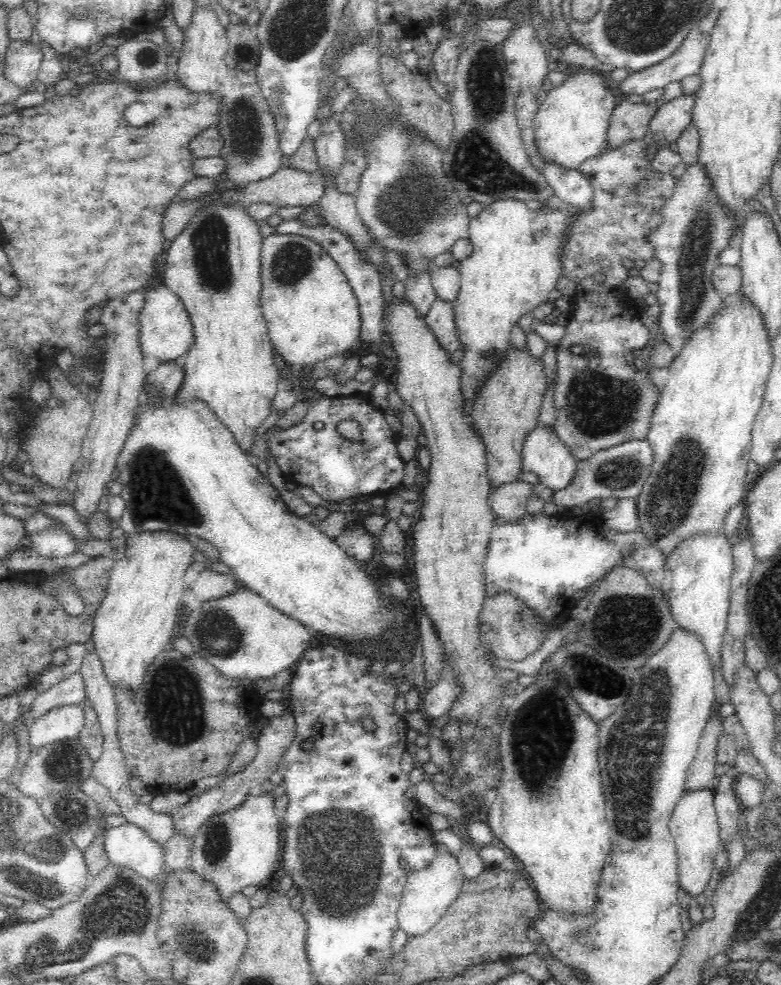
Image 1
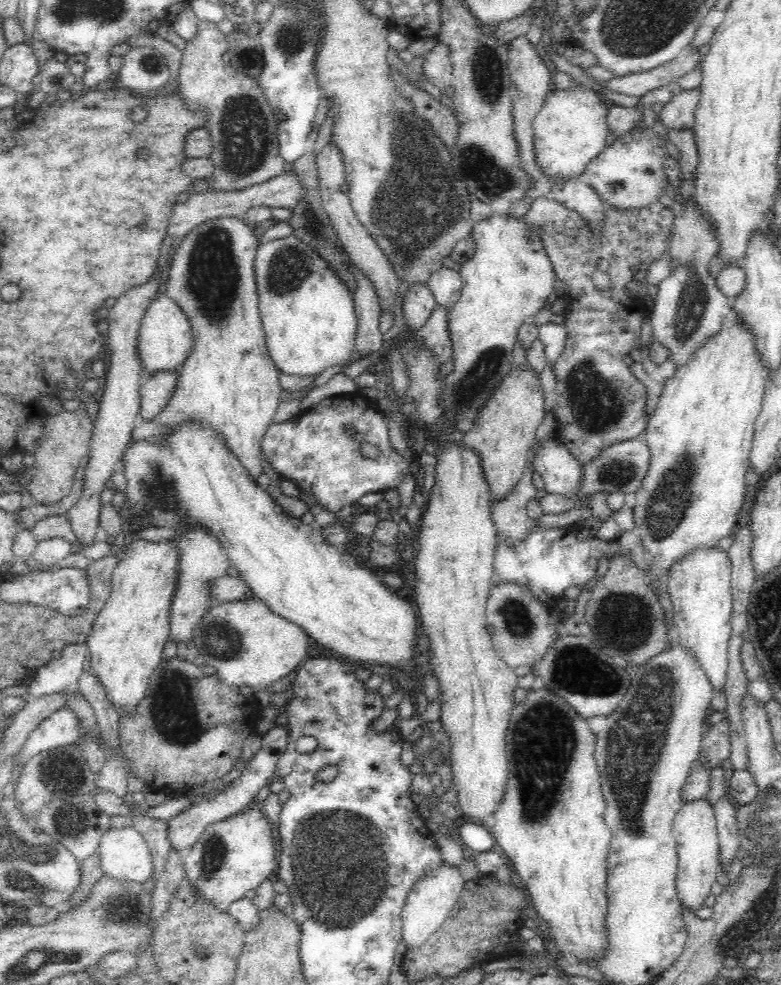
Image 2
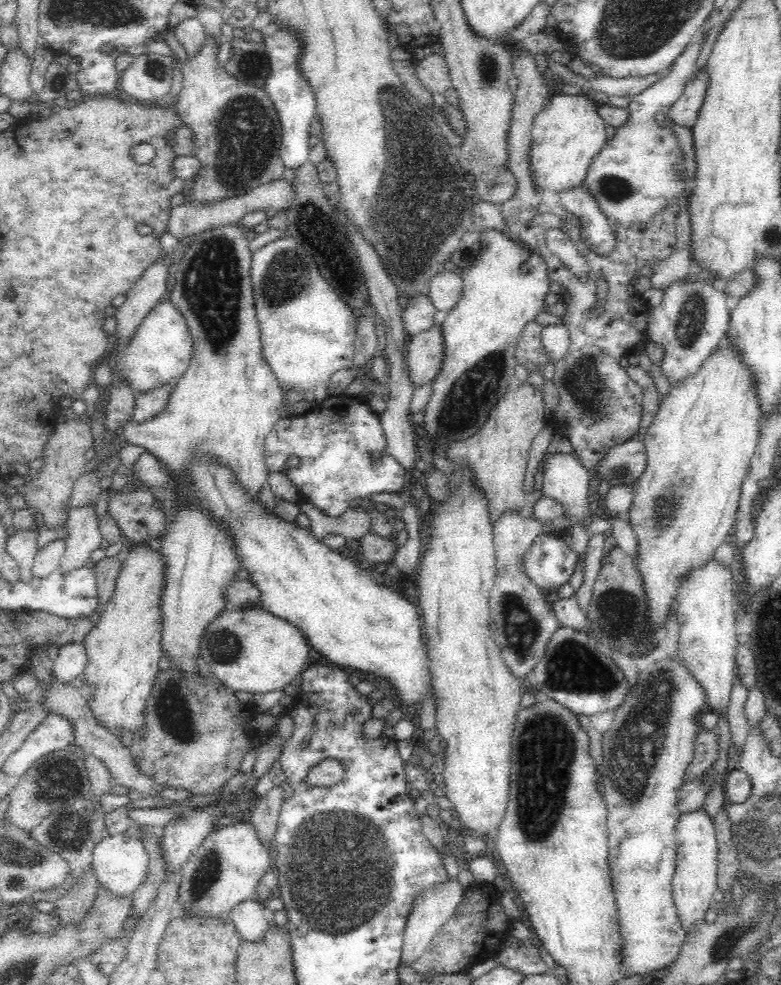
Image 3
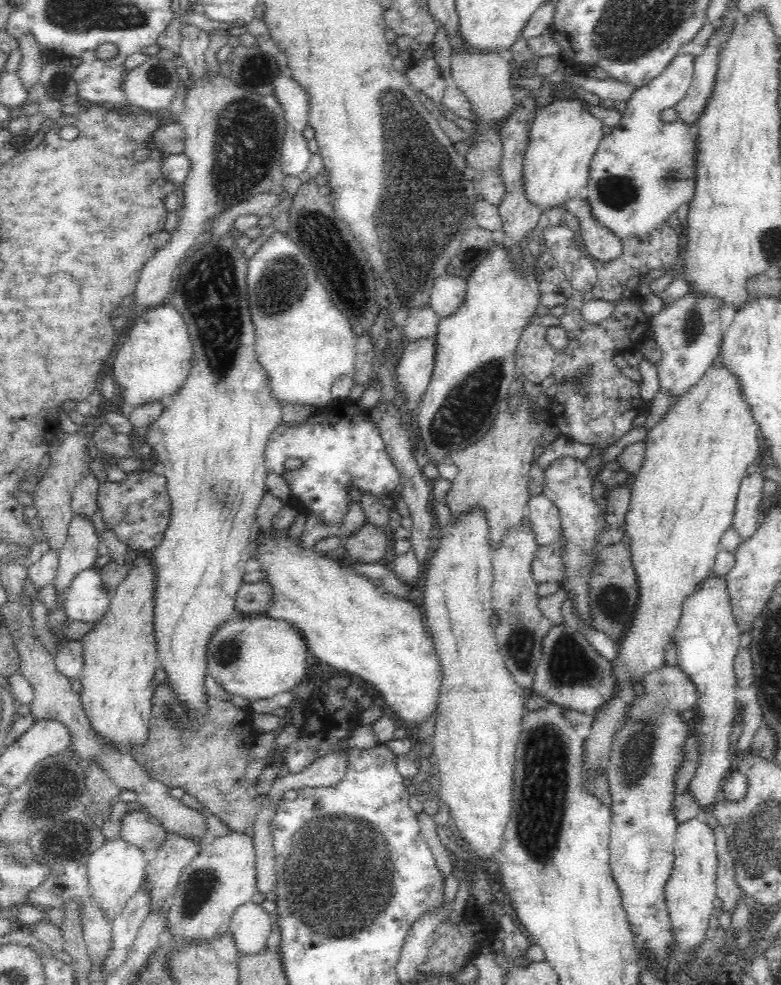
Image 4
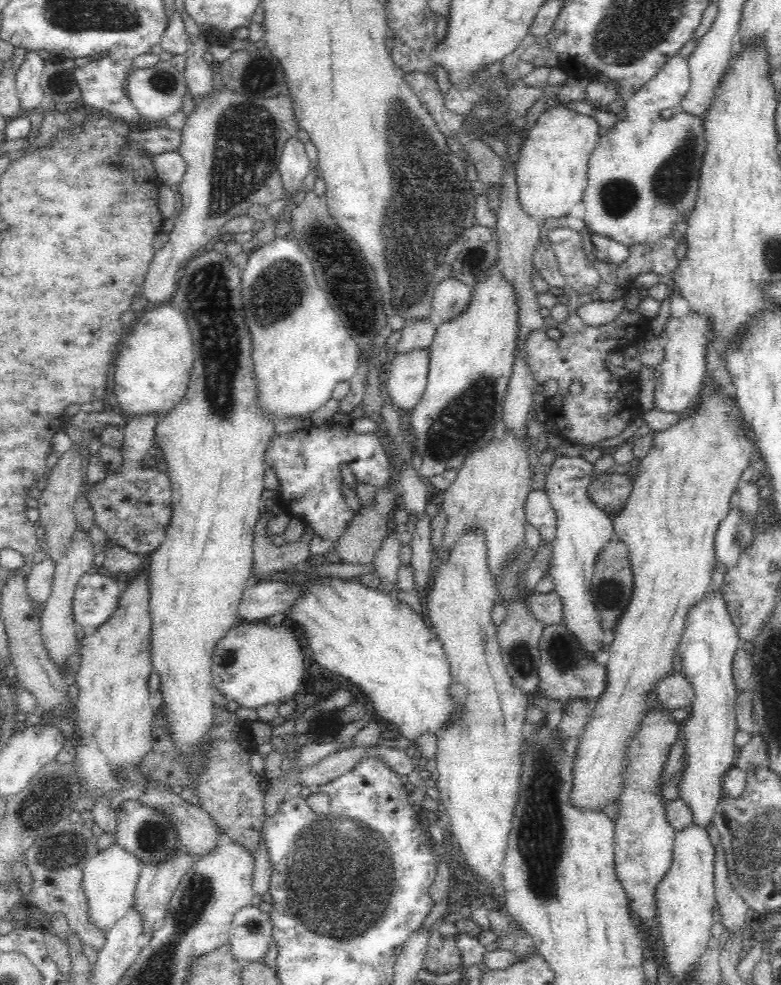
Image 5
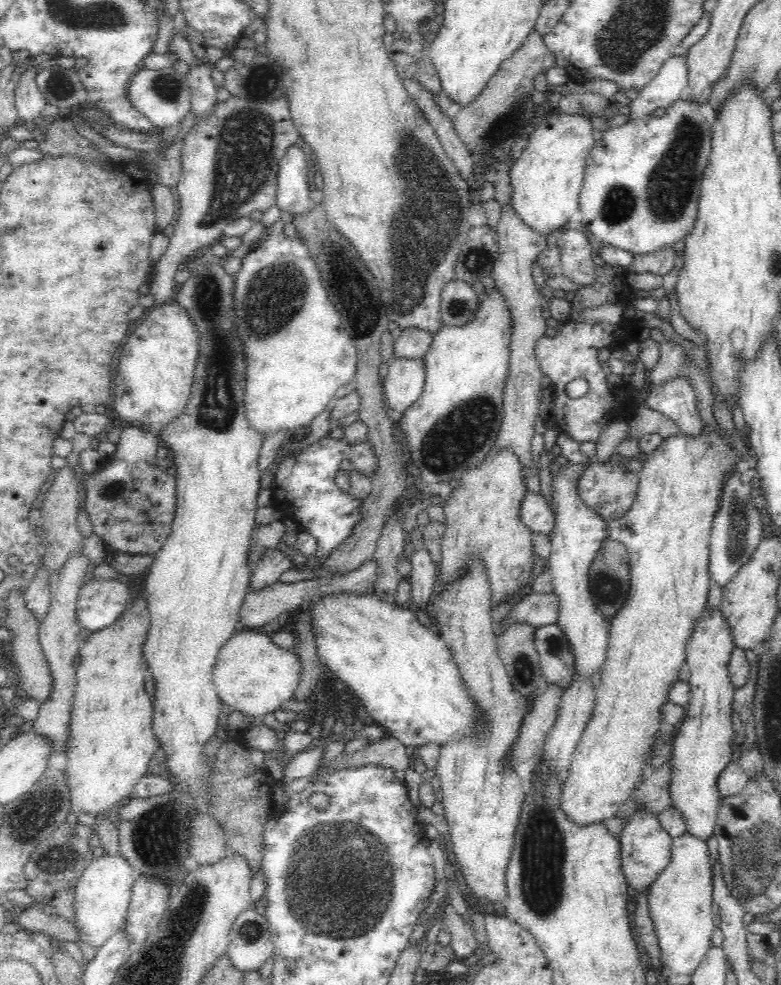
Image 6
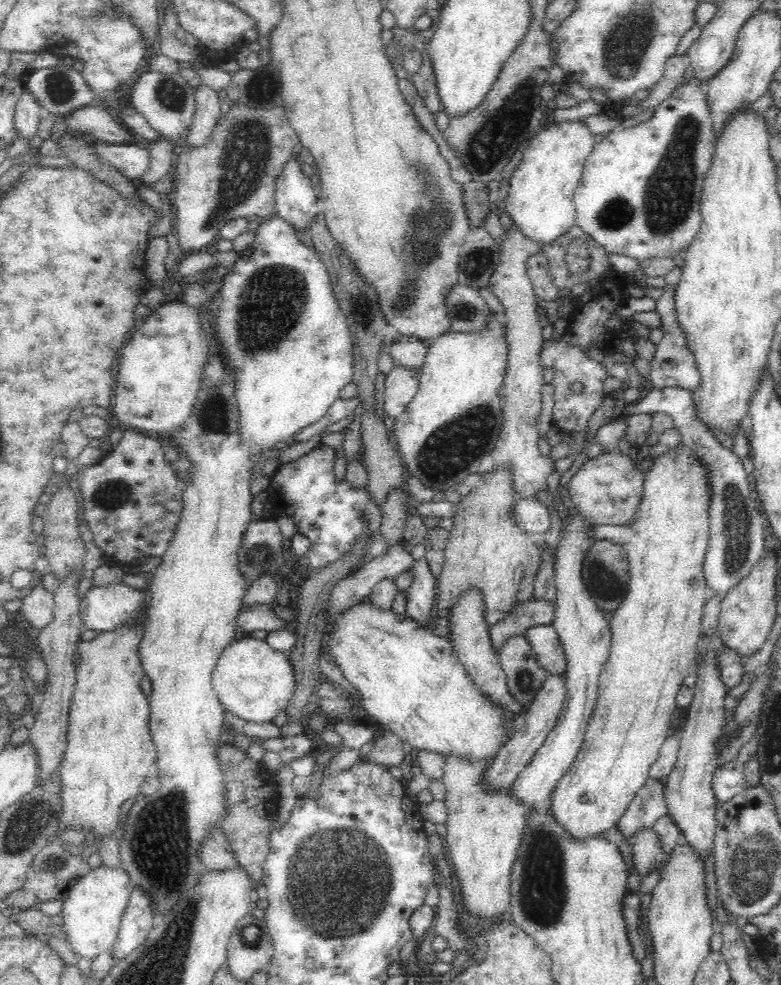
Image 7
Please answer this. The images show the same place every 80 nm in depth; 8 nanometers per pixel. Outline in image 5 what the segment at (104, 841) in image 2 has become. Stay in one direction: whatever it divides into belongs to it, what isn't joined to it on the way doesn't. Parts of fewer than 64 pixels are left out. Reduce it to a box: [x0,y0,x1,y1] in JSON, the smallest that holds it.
[82,842,140,934]

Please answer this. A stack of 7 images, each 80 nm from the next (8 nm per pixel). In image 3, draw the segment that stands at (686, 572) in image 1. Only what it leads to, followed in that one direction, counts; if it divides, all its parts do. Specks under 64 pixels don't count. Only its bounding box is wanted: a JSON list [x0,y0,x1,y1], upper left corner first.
[675,559,737,716]

